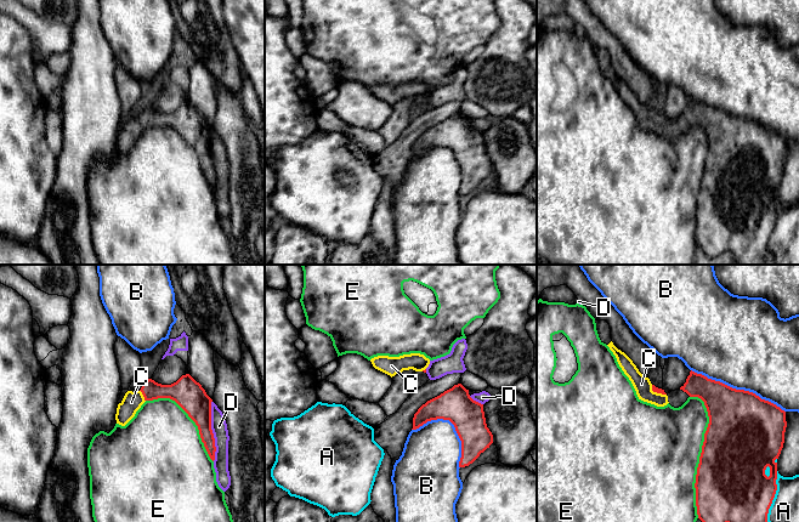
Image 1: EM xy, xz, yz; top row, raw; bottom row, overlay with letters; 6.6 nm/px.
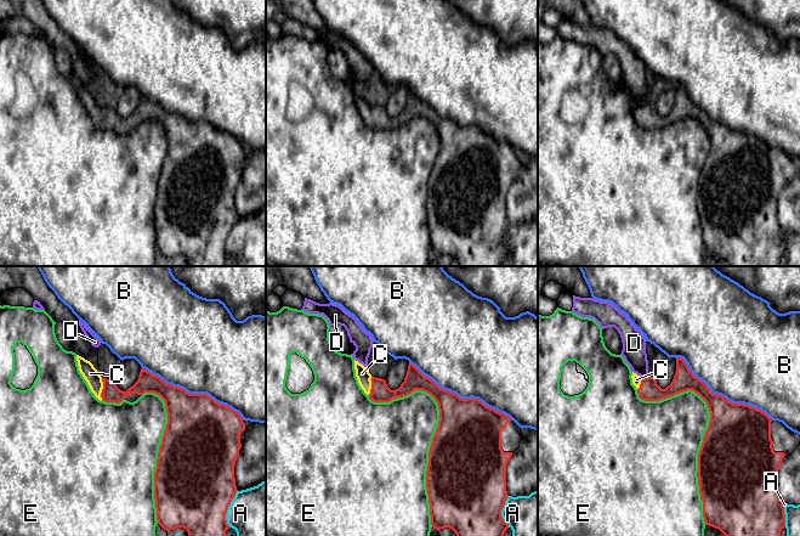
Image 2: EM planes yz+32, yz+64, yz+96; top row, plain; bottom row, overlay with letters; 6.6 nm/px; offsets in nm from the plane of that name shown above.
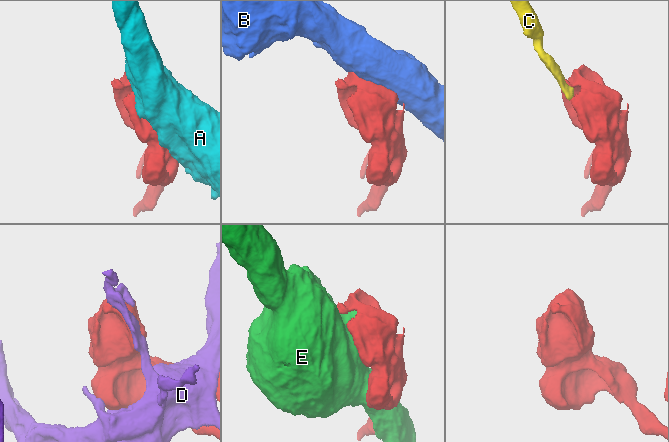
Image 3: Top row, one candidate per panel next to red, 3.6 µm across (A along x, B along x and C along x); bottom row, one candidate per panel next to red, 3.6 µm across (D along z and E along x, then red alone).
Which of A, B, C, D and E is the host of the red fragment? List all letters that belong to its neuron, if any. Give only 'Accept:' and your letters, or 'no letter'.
Accept: C

